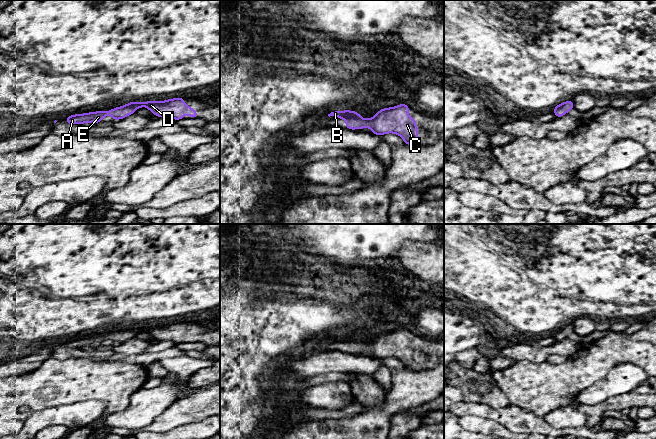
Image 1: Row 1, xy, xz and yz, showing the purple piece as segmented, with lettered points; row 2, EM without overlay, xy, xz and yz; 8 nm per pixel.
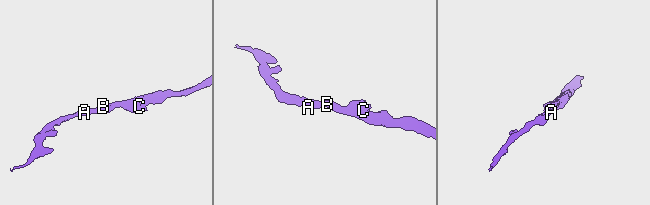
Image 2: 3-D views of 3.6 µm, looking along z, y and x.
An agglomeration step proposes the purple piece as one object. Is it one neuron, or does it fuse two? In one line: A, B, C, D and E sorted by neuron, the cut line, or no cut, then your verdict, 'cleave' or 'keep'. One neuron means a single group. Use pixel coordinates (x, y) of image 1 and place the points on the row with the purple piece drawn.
A B C D E | no cut | keep

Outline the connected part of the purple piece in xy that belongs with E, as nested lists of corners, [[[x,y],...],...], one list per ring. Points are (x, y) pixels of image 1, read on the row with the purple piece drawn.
[[[181,97],[168,99],[167,101],[130,102],[109,111],[94,111],[68,116],[64,121],[72,125],[81,125],[86,122],[100,123],[106,115],[110,115],[114,120],[119,120],[133,114],[140,107],[147,107],[157,117],[172,117],[174,120],[180,120],[187,113],[191,118],[198,118],[197,112],[189,105],[185,105],[184,98]]]

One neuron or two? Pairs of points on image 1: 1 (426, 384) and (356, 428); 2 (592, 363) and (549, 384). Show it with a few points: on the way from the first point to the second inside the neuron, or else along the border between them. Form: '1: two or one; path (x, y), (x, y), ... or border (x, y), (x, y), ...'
1: one; path (409, 390), (398, 398), (373, 423)
2: one; path (581, 370), (560, 384)

